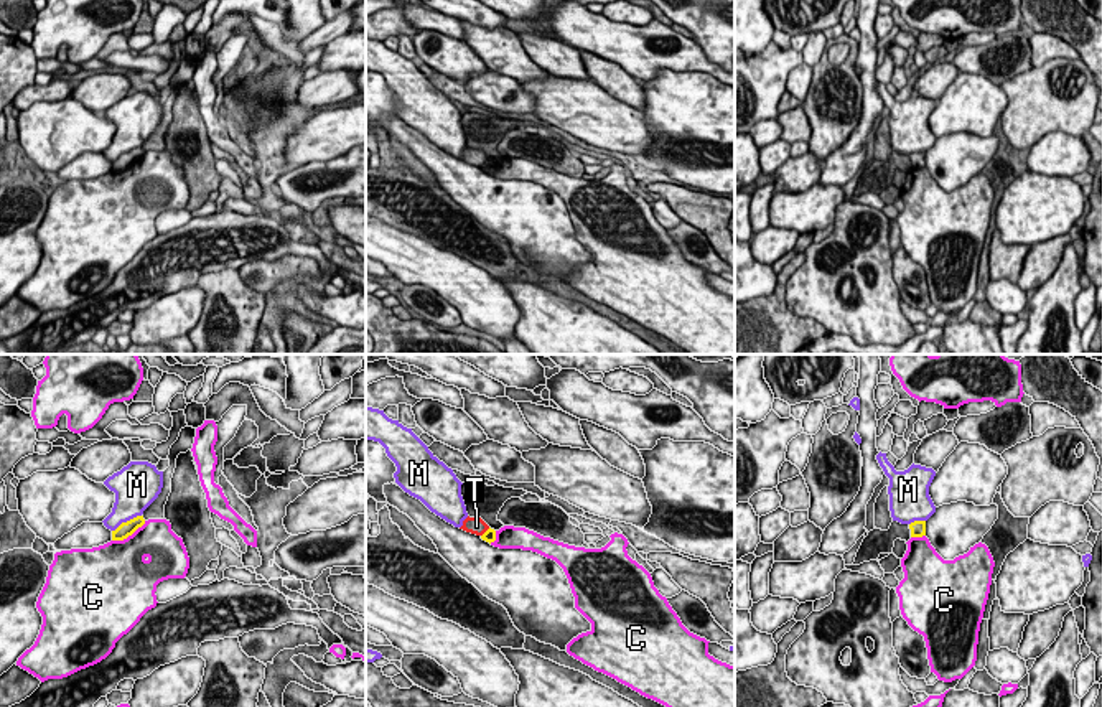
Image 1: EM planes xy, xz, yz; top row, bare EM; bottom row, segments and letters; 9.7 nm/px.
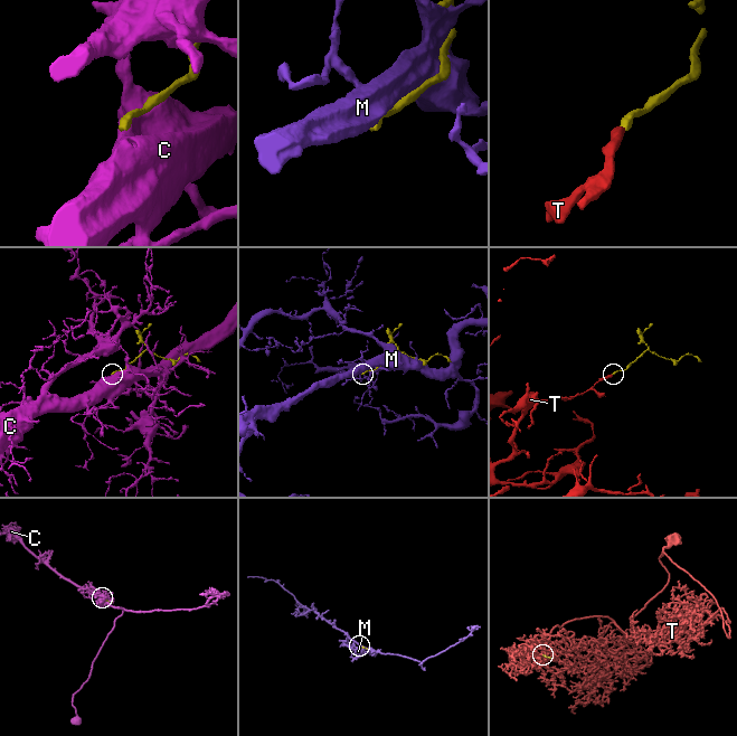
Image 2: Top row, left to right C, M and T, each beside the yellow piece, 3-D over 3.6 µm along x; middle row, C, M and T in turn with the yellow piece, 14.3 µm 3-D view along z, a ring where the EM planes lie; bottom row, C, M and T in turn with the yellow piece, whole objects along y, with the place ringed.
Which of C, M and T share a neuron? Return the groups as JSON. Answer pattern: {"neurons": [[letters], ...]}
{"neurons": [["C"], ["M"], ["T"]]}

